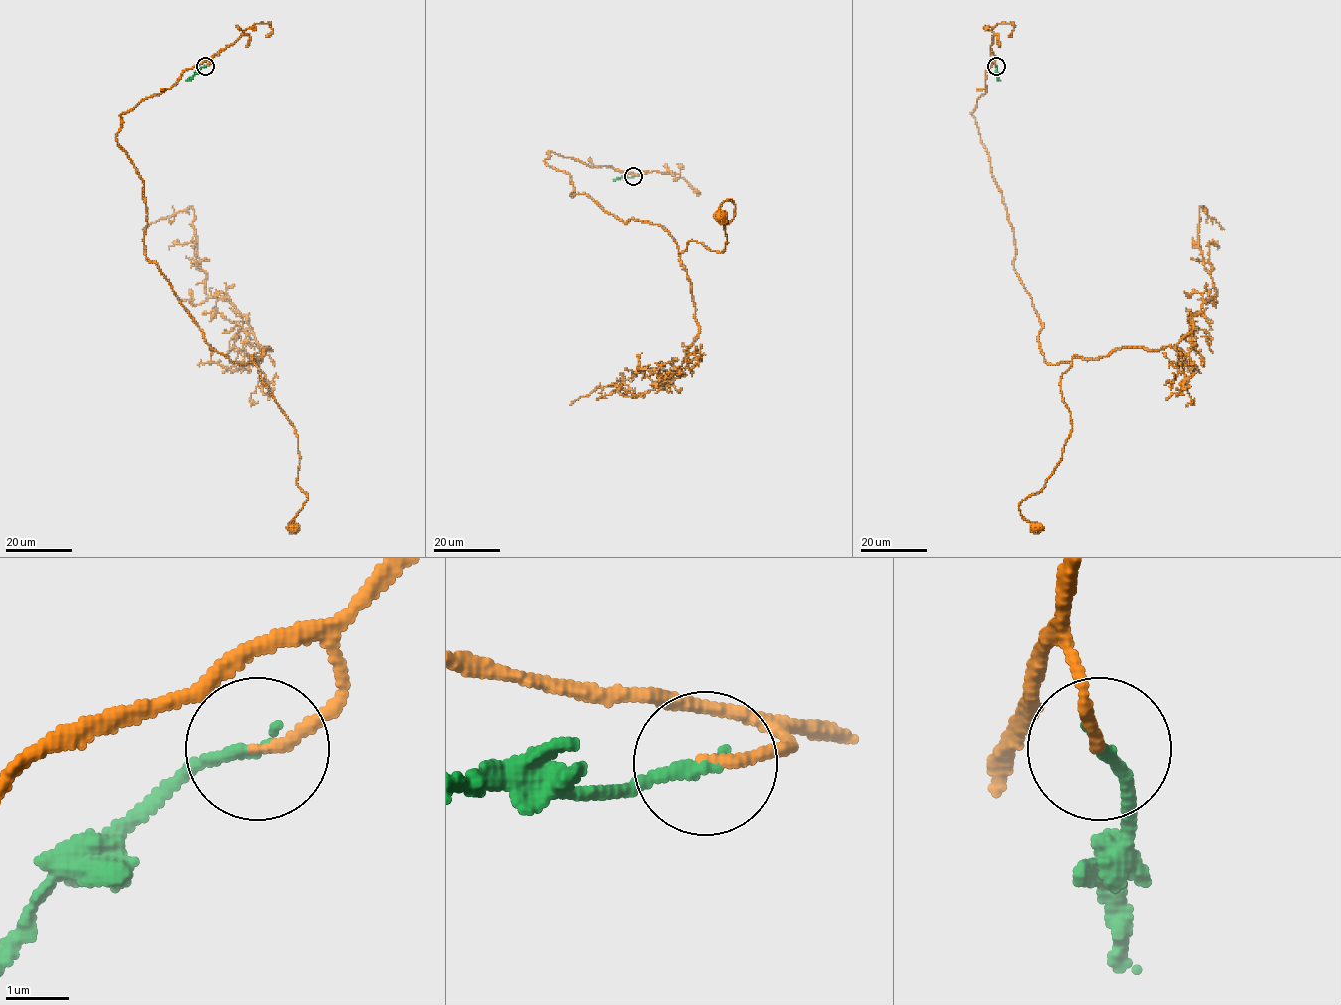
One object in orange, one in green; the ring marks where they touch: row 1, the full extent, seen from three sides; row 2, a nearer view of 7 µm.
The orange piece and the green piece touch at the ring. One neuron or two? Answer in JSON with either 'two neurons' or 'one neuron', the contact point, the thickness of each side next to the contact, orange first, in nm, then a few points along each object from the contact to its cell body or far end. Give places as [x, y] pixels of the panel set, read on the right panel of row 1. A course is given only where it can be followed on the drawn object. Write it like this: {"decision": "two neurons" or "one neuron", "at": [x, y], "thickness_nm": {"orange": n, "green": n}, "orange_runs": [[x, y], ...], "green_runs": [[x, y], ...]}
{"decision": "one neuron", "at": [996, 66], "thickness_nm": {"orange": 170, "green": 190}, "orange_runs": [[995, 66], [971, 113], [1043, 359], [1072, 362], [1060, 382], [1072, 428], [1061, 459], [1019, 505], [1037, 528]], "green_runs": [[995, 66], [1000, 80]]}

